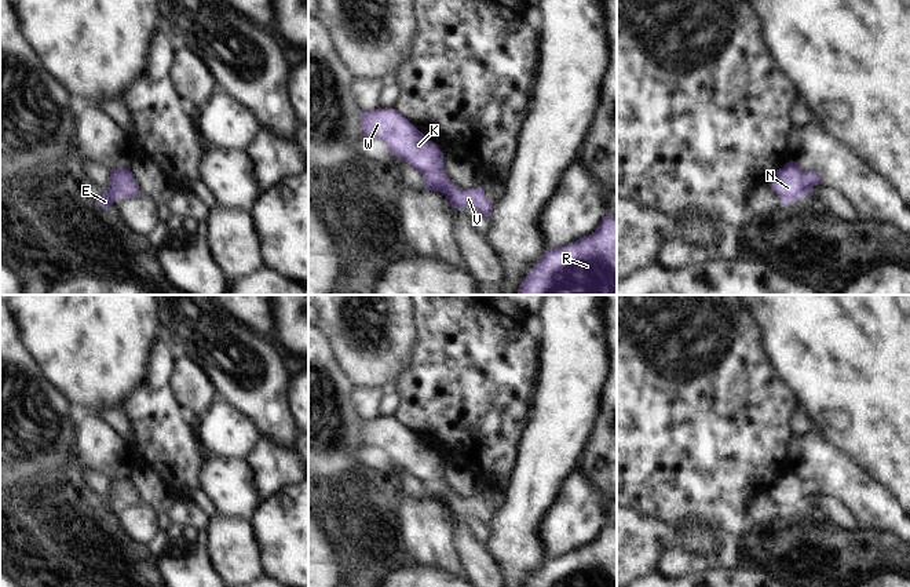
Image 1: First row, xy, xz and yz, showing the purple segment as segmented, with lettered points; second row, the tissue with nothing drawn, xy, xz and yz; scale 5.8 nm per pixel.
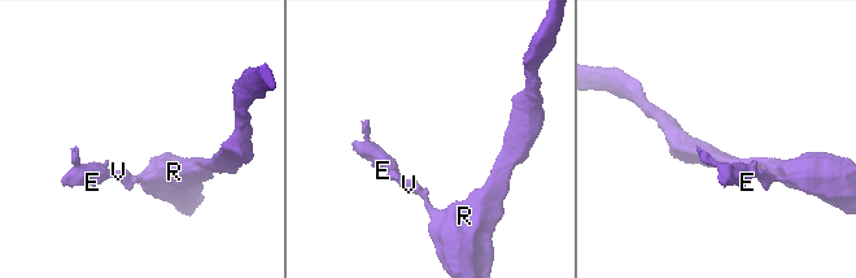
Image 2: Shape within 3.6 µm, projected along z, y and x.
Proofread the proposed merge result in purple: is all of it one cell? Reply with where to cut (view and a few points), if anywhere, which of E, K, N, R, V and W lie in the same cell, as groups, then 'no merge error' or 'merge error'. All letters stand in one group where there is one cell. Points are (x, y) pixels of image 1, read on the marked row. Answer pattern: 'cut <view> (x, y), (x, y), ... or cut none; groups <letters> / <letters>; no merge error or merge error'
cut none; groups E K N R V W; no merge error

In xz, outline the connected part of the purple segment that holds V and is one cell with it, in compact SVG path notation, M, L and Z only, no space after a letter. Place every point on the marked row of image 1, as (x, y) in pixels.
M395 109L361 112L361 130L363 136L381 139L395 157L420 171L424 175L424 189L445 194L453 208L472 207L486 218L490 216L493 203L485 198L483 187L460 190L452 183L443 171L439 146Z

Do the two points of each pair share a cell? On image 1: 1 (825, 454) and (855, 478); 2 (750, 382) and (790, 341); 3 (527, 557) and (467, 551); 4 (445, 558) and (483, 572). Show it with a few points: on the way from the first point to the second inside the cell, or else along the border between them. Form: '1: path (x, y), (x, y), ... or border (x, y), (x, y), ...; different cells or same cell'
1: path (832, 460), (848, 477); same cell
2: border (762, 331), (762, 347), (770, 365), (789, 389); different cells
3: border (483, 544), (501, 572); different cells
4: border (453, 532), (453, 547), (463, 571); different cells

